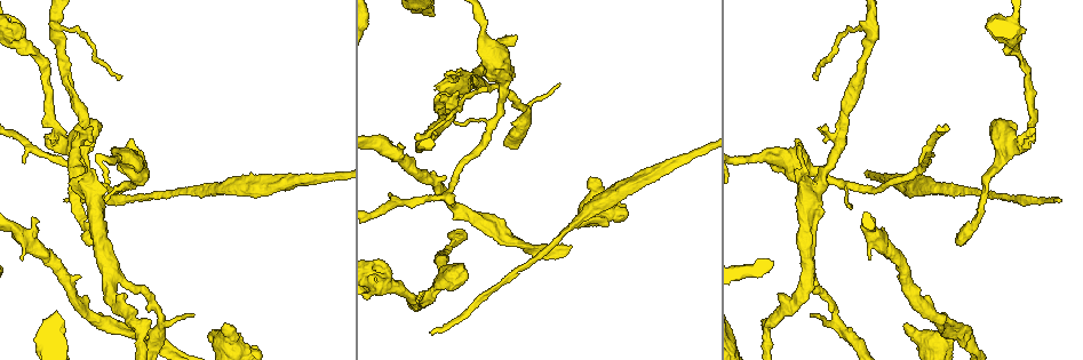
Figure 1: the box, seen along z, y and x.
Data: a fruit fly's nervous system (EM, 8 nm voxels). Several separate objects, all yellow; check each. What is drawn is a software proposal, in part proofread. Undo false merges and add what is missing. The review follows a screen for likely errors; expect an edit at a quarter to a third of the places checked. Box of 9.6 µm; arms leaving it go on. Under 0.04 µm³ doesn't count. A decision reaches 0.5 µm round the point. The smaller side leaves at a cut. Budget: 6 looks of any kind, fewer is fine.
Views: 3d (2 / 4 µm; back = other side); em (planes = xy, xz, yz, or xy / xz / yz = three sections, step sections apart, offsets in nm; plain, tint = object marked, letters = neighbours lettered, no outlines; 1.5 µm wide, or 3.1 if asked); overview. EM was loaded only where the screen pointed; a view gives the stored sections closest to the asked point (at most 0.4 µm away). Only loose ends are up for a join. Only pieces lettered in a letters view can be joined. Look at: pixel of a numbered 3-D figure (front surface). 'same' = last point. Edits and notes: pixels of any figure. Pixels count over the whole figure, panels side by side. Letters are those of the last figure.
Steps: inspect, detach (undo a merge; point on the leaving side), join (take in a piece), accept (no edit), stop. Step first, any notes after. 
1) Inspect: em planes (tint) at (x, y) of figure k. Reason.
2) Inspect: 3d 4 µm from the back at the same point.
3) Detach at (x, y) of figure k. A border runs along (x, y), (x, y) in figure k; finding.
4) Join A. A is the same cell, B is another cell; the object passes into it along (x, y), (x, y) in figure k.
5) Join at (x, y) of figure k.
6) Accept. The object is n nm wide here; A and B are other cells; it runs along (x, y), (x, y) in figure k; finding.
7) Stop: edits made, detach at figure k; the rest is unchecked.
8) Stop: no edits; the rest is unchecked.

Inspect: em xz step 4 (plain) at (222, 326) of figure 1. Stops while still wide.

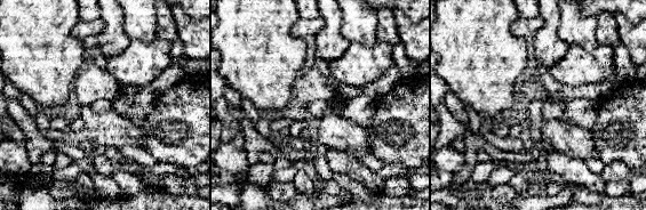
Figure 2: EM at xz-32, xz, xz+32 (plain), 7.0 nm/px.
Inspect: em xz step 4 (letters) at the same point. See the neighbours.

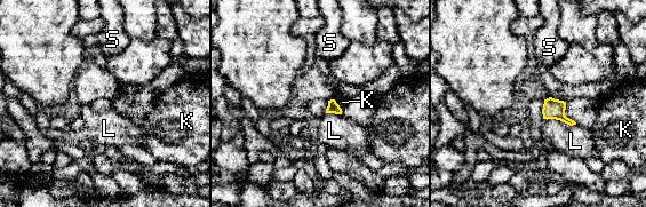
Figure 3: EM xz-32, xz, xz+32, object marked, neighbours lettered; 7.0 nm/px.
Accept. K, L and S are other cells; no lettered piece goes on from it.

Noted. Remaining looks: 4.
Inspect: em planes (tint) at (584, 217) of figure 1. Sudden change in width.

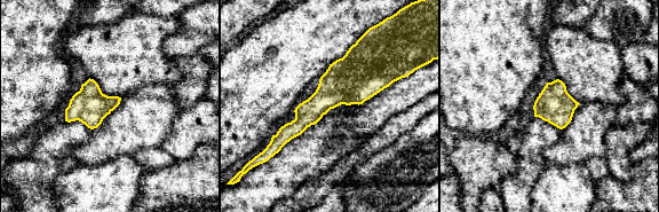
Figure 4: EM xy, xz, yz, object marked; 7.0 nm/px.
Inspect: em planes (letters) at the same point. What lies round it.

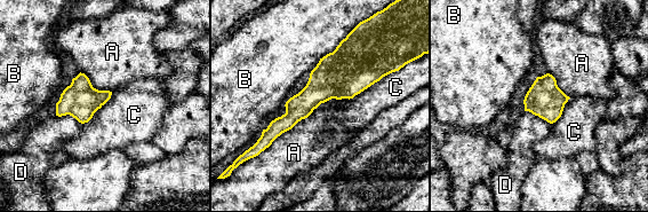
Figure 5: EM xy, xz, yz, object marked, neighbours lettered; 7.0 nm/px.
Accept. A, B, C and D are other cells; a border runs along (392, 71), (349, 100) in figure 5; all the same cell.

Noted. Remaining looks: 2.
Stop: no edits; the rest is unchecked.

